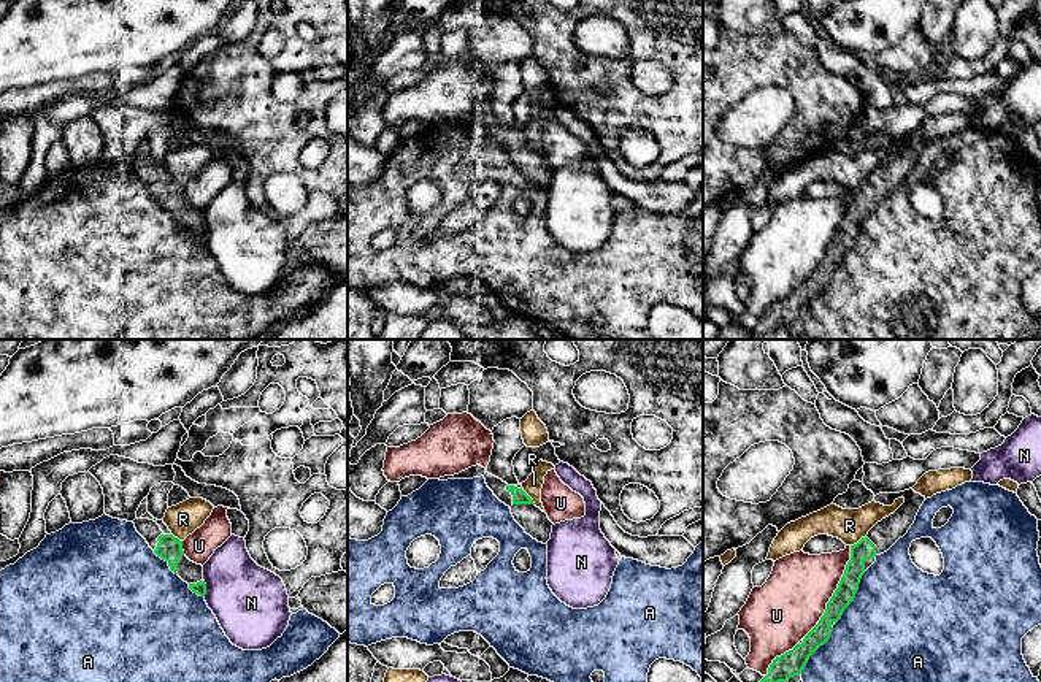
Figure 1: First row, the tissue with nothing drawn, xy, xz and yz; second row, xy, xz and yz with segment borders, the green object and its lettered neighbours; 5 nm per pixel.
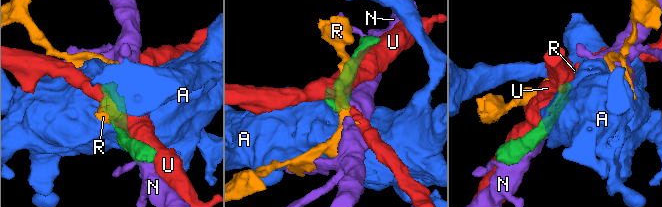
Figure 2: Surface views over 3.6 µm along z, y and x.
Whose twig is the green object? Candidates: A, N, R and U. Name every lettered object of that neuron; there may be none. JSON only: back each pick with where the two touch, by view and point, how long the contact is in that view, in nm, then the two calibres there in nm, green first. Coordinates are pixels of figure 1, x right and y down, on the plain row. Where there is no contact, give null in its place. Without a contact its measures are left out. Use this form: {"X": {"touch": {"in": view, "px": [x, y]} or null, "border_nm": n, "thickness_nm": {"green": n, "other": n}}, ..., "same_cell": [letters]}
{"same_cell": []}

